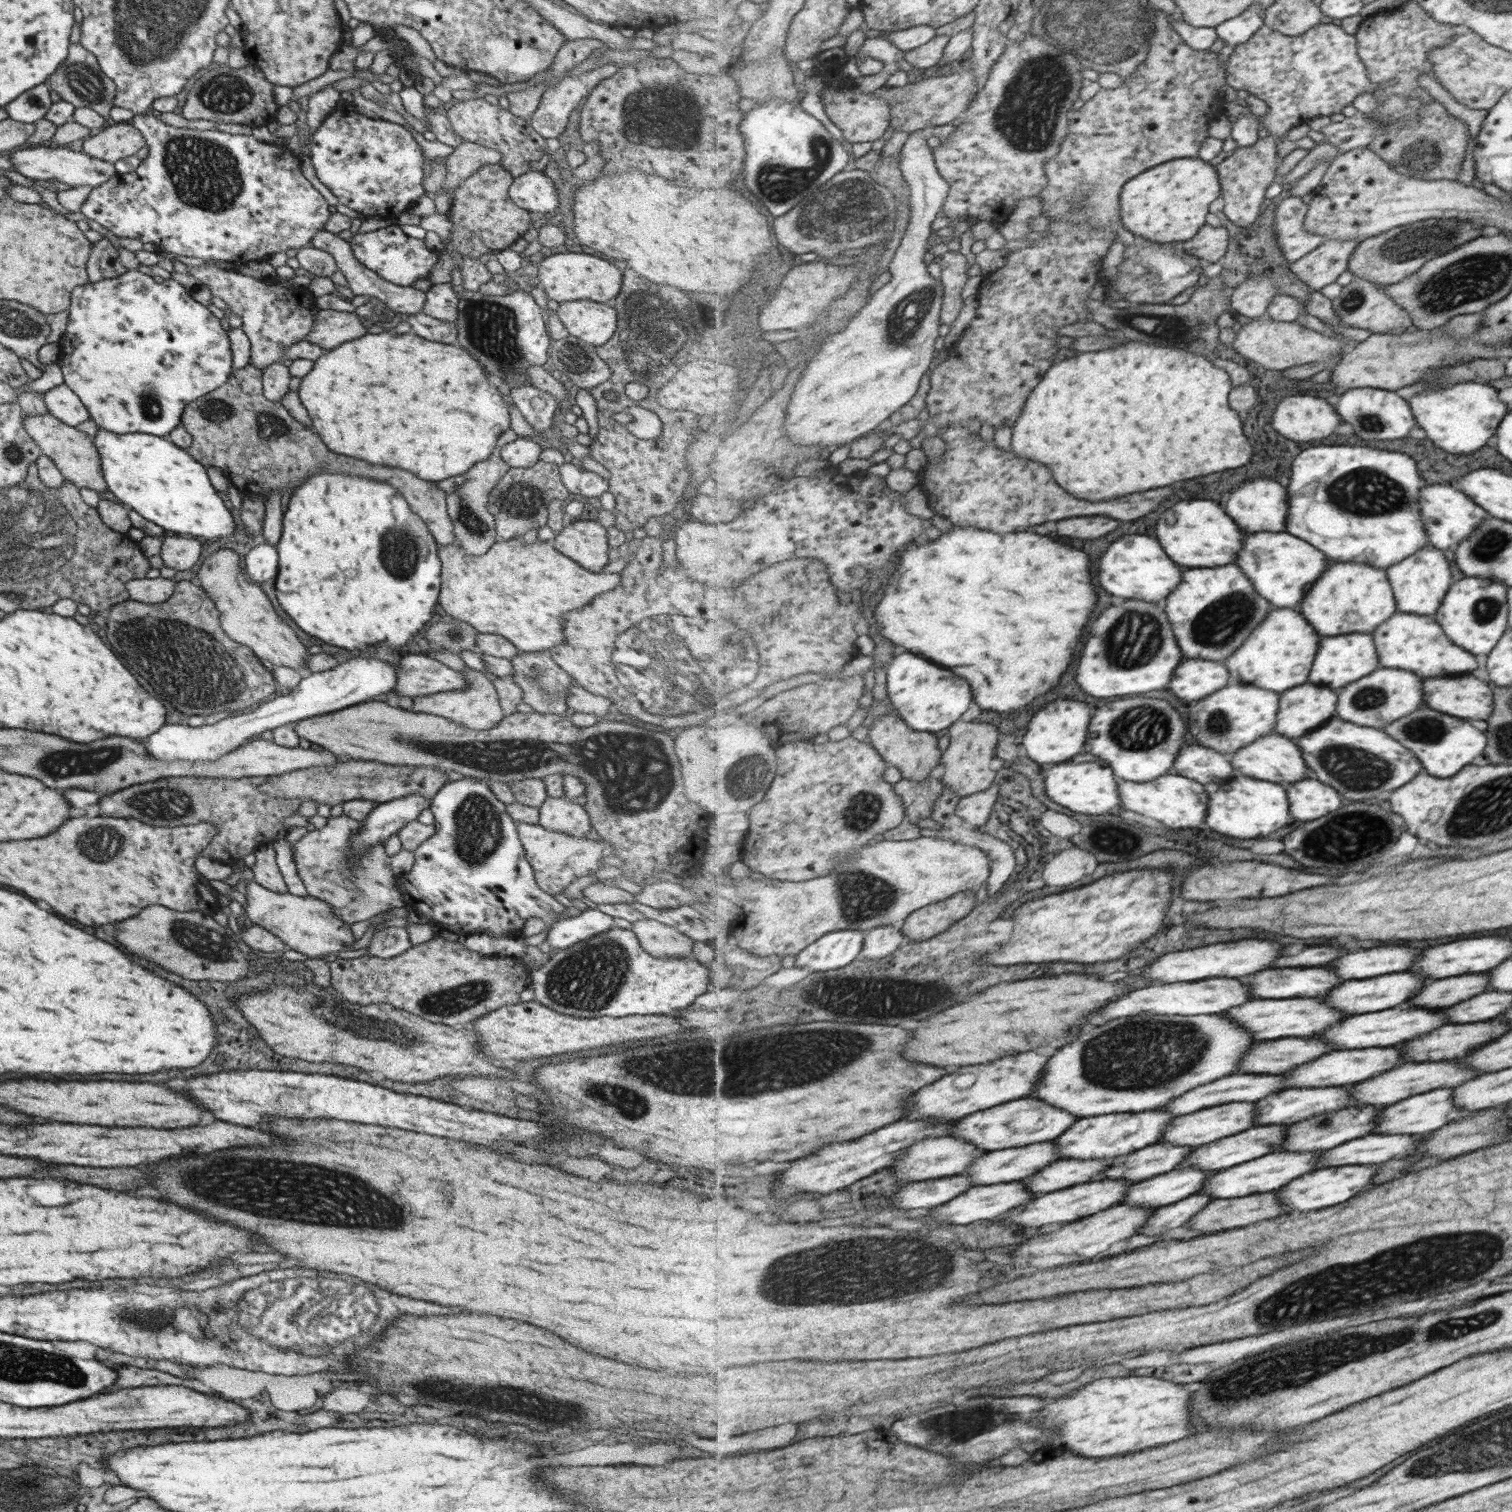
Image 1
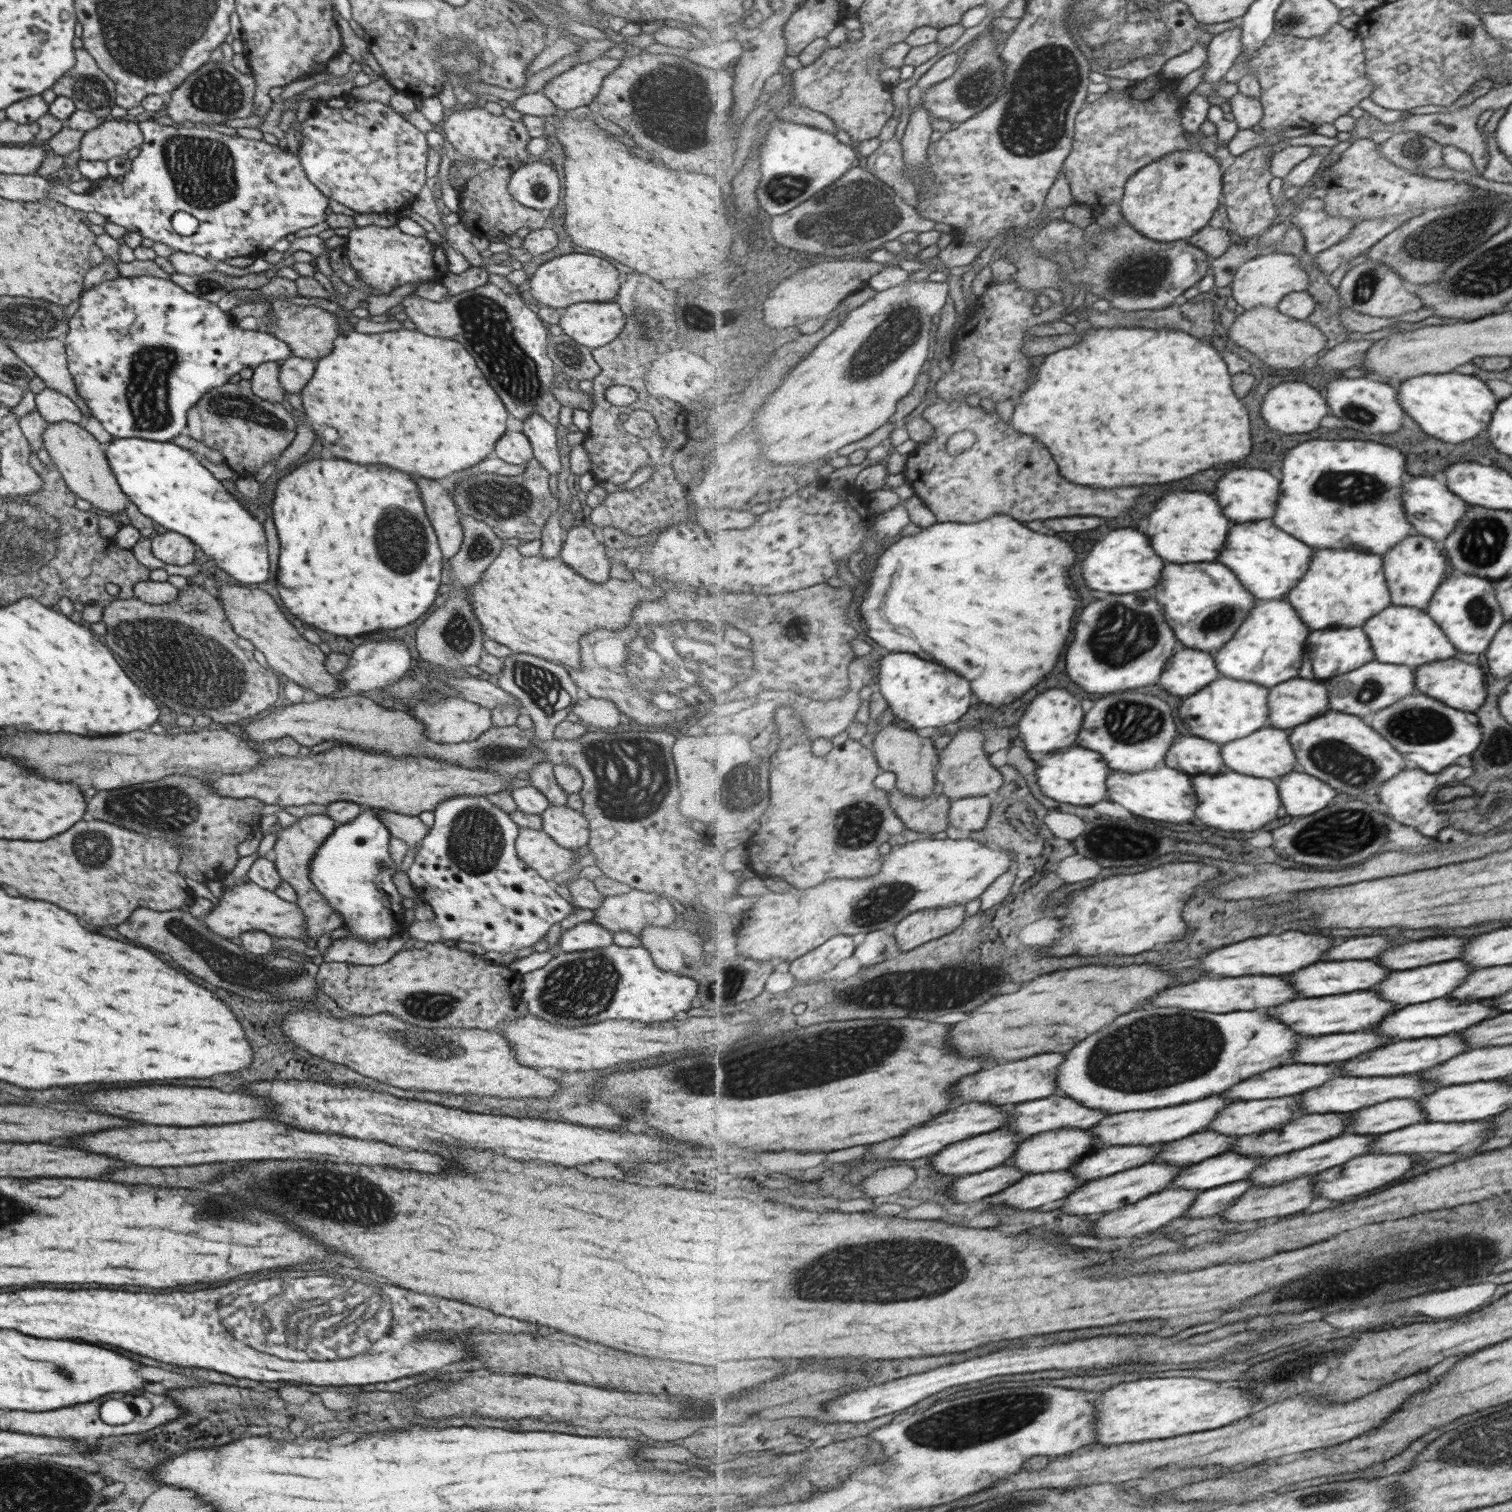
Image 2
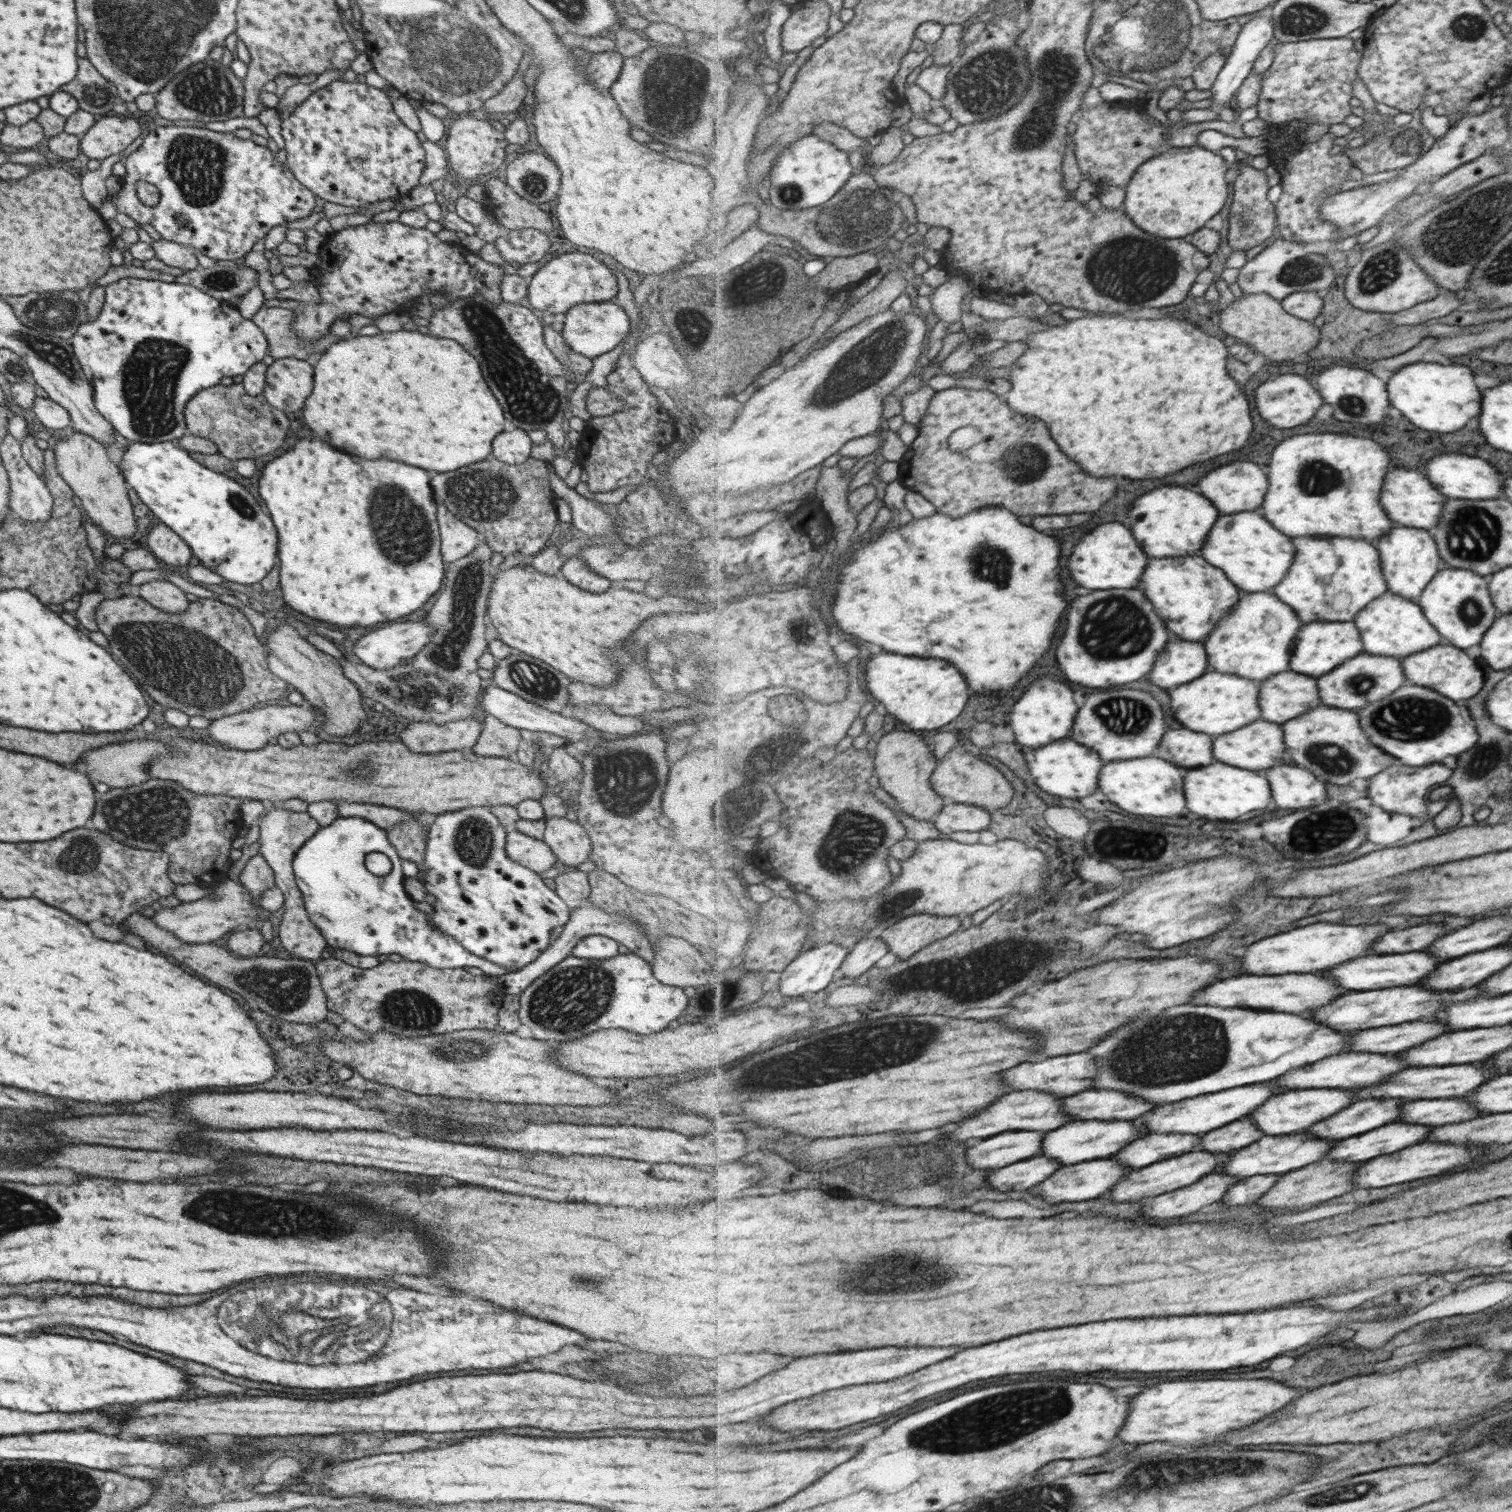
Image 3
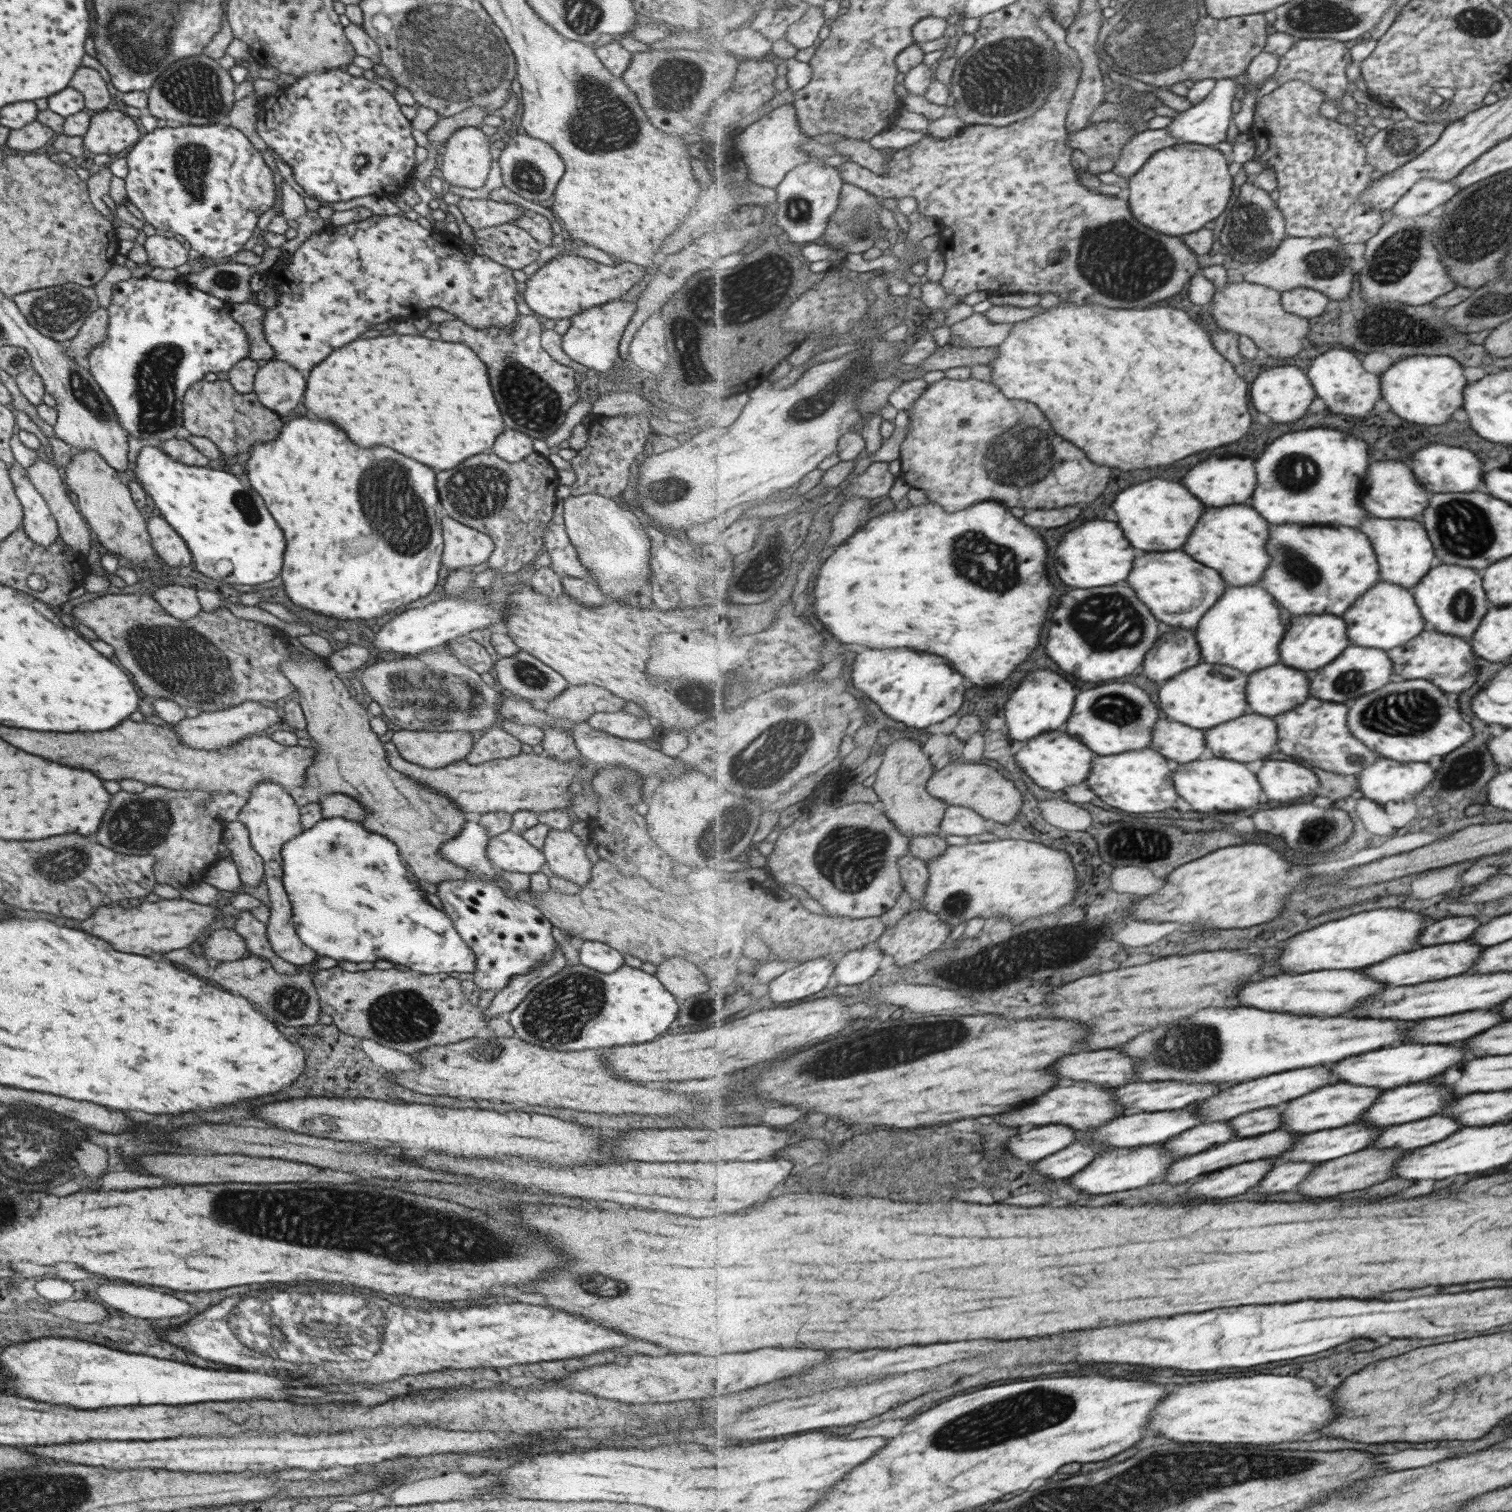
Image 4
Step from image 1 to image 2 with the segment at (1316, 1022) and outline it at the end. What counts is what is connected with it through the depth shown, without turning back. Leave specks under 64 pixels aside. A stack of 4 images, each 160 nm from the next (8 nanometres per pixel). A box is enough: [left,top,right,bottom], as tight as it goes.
[1269,992,1393,1036]

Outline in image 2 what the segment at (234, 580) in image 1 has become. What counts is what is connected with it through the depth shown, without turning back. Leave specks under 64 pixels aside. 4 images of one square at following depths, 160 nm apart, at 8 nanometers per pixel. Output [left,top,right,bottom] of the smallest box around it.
[217,581,341,698]

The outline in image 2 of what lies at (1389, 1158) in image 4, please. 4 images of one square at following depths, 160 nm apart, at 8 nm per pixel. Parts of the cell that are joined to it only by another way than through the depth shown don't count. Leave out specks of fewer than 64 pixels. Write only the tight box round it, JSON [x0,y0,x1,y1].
[1223,1176,1315,1222]

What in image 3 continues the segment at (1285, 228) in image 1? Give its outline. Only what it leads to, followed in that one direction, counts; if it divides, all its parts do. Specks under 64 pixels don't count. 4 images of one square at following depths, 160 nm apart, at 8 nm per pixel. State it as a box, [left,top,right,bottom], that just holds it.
[1320,105,1509,241]

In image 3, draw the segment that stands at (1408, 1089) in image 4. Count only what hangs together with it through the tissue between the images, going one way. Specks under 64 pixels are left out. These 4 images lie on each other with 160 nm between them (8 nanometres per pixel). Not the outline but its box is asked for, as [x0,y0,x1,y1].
[1304,1100,1397,1140]

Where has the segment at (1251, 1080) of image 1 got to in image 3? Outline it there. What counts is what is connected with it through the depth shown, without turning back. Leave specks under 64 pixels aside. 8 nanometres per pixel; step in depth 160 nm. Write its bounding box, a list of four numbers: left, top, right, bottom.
[1277,1052,1405,1090]

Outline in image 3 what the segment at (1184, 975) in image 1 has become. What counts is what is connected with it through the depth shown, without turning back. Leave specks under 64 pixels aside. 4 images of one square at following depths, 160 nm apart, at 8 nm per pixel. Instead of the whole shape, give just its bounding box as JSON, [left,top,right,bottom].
[1243,922,1383,976]

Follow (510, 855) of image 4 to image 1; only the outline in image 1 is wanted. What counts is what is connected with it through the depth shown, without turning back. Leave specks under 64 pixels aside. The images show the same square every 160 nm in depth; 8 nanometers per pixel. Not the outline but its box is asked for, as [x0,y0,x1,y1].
[515,822,612,895]

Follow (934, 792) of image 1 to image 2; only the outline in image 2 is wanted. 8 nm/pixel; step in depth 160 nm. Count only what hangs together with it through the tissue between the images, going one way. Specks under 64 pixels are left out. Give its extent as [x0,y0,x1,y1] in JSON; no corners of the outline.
[890,786,952,834]

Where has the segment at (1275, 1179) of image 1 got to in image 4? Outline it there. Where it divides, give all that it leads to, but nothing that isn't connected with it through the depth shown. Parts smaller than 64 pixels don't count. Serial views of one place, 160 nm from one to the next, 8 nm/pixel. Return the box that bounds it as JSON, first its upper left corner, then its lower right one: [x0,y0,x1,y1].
[1377,1116,1461,1150]

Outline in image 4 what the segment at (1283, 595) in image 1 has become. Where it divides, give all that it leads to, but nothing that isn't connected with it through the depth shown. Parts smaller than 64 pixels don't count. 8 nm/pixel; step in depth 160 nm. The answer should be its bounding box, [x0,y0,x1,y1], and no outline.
[1185,506,1273,586]

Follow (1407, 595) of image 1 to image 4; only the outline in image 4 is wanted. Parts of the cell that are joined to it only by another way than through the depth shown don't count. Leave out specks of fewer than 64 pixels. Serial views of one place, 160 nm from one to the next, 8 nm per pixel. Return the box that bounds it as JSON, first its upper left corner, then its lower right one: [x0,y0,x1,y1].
[1361,518,1434,588]

